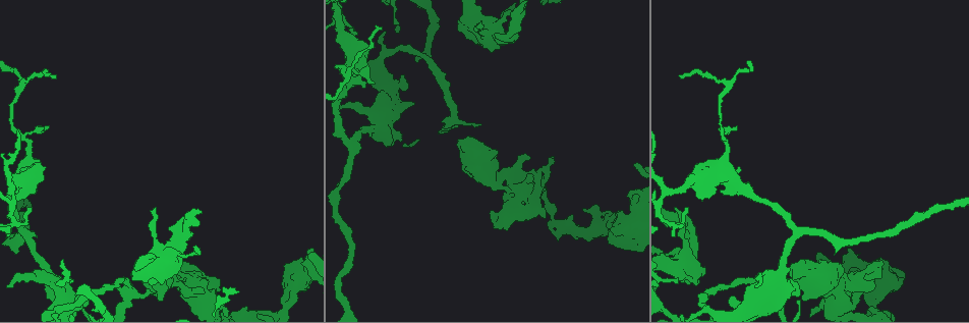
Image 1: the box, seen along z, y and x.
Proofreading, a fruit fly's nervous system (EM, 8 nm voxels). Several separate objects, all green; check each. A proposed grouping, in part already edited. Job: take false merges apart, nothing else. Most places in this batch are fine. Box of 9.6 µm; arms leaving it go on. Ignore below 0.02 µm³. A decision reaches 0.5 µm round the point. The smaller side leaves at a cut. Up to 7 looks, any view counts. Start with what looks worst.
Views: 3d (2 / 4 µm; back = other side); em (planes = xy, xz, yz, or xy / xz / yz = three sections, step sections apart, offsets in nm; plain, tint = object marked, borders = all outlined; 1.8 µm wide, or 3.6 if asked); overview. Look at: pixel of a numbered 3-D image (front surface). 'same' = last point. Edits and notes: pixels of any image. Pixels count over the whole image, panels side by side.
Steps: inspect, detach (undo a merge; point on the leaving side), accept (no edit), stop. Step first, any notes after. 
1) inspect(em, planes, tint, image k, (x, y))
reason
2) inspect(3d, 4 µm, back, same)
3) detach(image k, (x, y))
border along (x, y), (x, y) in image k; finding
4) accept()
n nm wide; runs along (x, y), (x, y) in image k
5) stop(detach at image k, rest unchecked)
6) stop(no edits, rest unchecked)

inspect(em, planes, tint, image 1, (740, 185))
thick turns thin

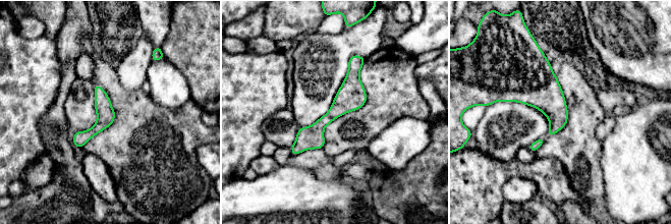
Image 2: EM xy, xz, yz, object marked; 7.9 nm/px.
accept()
140 nm wide; runs along (358, 58), (351, 94), (293, 151) in image 2; all the same neuron

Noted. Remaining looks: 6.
inspect(em, yz, step 8, tint, image 1, (293, 287))
abrupt turn

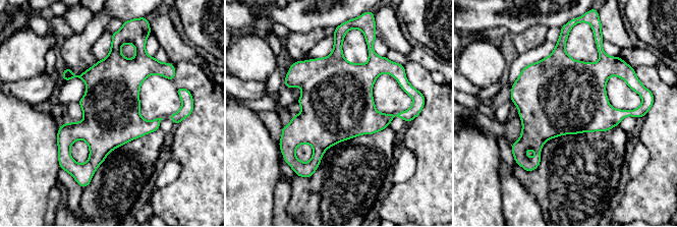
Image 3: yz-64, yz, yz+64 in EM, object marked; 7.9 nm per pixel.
inspect(em, planes, tint, same)

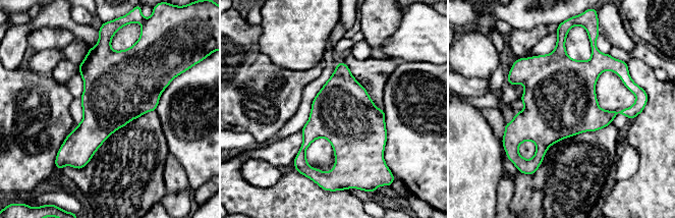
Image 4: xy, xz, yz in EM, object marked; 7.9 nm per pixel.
accept()
one neuron here

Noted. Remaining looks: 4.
inspect(3d, 4 µm, image 1, (479, 168))
looks like a crossing

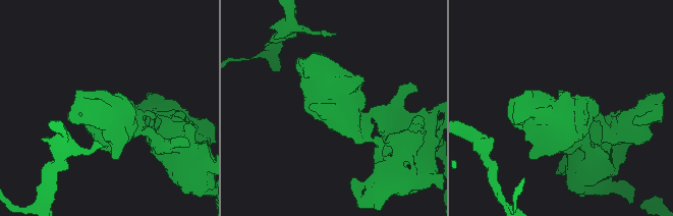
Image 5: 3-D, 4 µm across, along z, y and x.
inspect(em, planes, tint, image 5, (324, 101))
shape alone is not enough

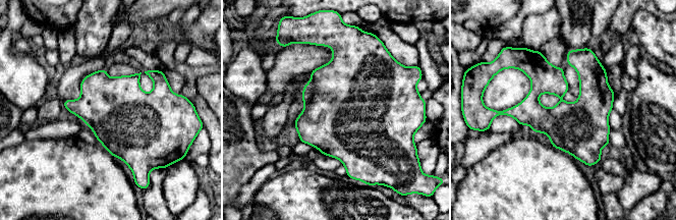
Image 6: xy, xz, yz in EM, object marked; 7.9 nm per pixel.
accept()
continuous, no second neuron

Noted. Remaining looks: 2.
stop(no edits, rest unchecked)

